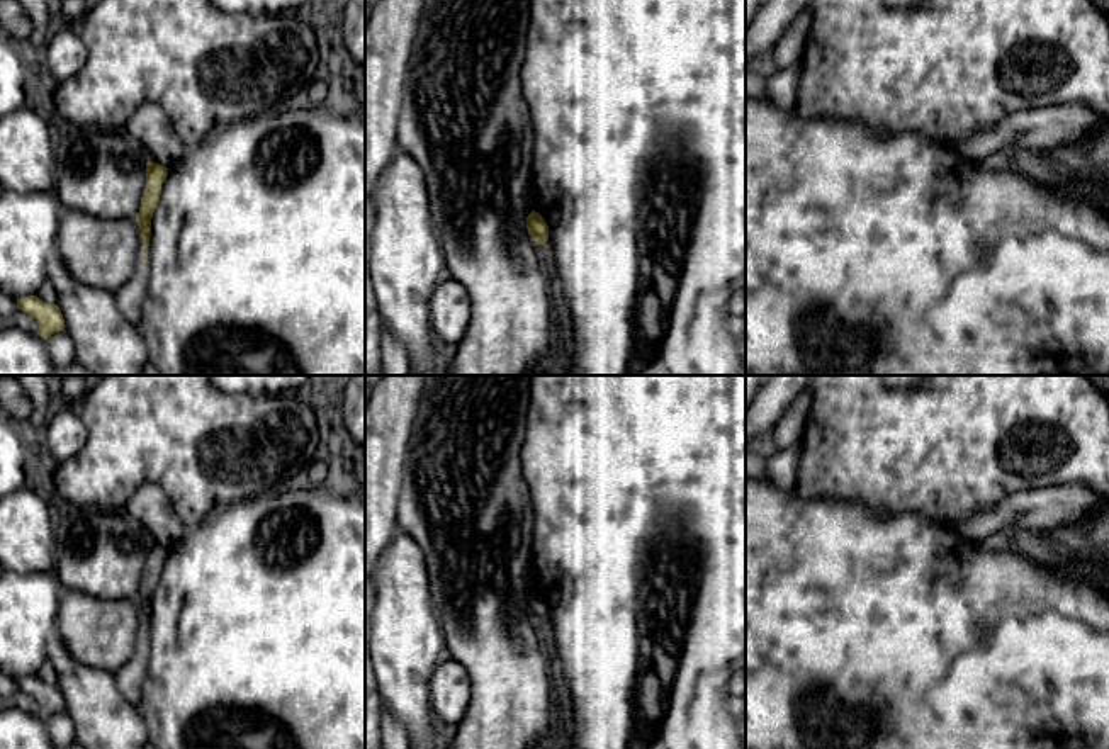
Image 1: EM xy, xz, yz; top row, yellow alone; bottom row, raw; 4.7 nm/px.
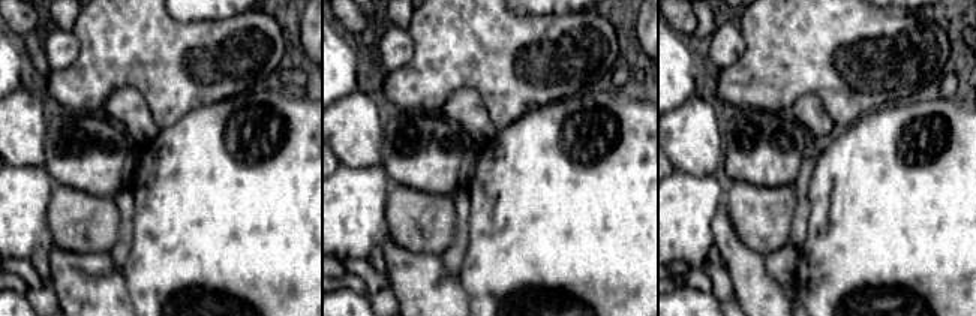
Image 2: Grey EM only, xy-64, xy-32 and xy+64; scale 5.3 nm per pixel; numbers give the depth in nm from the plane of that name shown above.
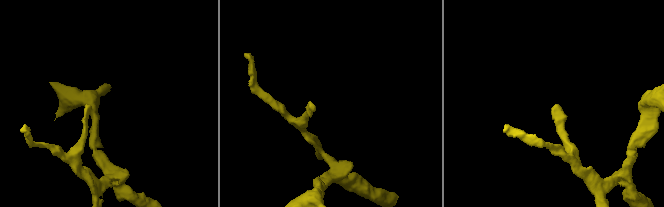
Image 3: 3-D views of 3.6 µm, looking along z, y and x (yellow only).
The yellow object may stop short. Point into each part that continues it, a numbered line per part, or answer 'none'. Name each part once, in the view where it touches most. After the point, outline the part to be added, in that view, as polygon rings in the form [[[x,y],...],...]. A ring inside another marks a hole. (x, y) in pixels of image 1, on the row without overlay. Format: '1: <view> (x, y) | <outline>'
none

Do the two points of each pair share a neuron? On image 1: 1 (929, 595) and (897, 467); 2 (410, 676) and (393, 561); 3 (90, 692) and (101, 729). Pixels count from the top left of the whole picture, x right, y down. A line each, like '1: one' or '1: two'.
1: two
2: one
3: one

